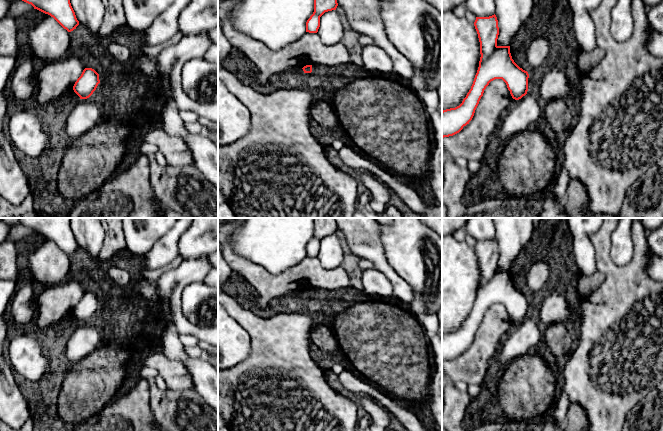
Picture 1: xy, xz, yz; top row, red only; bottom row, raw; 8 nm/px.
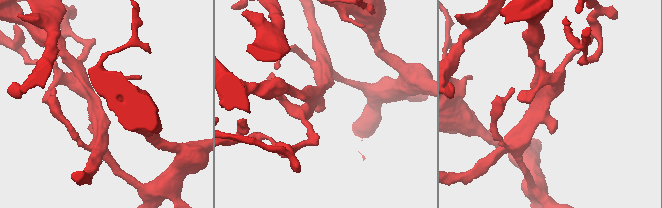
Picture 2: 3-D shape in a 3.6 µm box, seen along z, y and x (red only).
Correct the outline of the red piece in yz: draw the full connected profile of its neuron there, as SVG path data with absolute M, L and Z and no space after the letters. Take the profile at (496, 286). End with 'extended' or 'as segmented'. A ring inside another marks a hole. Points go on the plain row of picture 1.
M496 239L476 241L475 253L480 266L480 285L471 313L462 327L442 335L442 363L459 357L472 344L484 314L495 303L502 303L513 323L527 318L527 295L512 283L510 270L498 270L499 259Z | as segmented

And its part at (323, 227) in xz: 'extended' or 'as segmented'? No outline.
as segmented

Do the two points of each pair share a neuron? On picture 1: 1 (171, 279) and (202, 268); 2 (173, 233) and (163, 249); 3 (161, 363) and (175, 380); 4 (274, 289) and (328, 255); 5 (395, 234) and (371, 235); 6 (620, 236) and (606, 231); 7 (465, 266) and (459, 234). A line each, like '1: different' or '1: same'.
1: same
2: same
3: same
4: different
5: different
6: different
7: different

